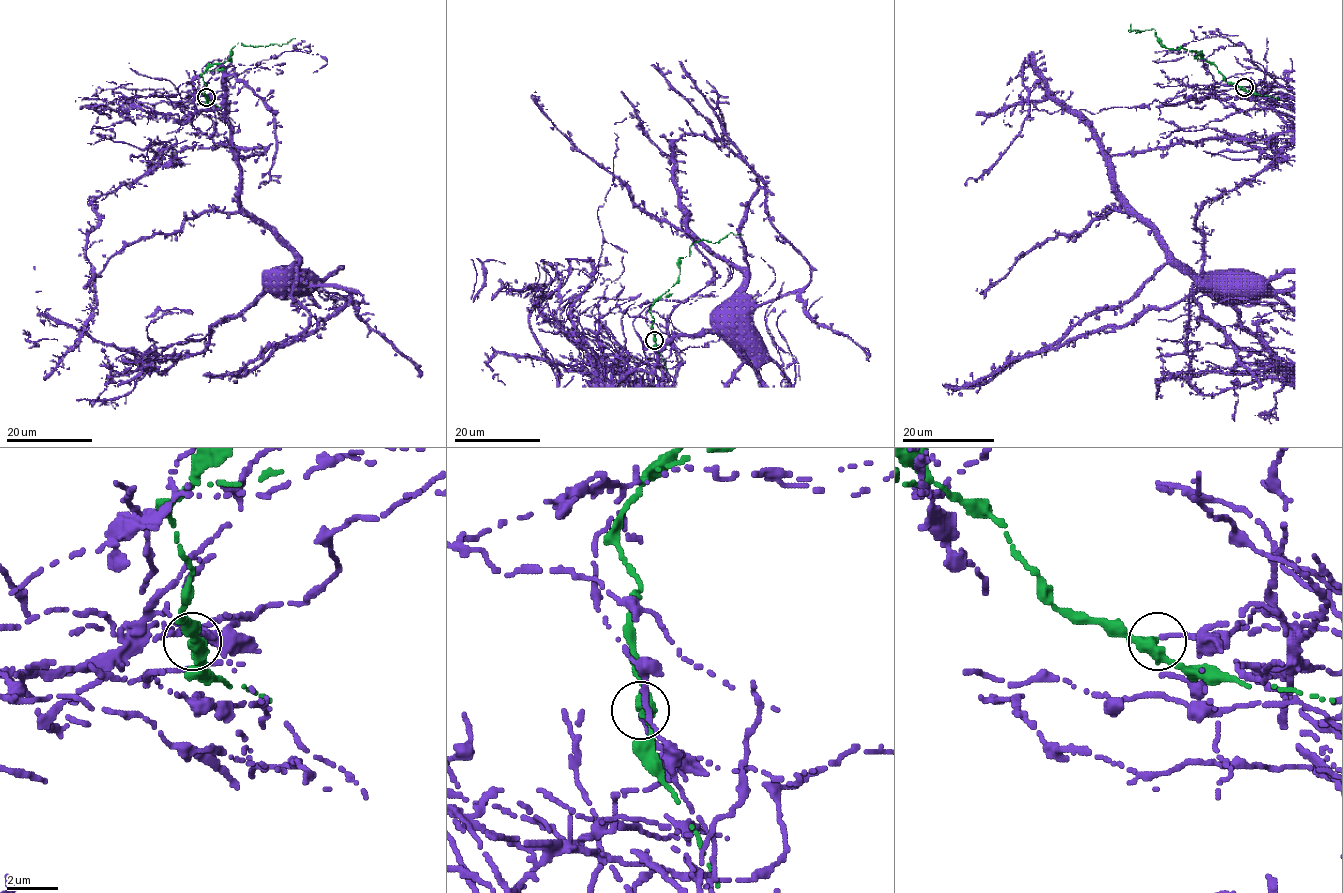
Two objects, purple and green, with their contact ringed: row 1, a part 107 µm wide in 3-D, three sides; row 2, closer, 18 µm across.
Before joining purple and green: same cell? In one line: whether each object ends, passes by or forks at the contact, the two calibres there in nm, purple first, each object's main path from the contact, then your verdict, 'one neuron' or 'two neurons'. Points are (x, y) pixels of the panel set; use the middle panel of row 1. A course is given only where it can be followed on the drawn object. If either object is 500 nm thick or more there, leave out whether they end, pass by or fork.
purple ends | green passes by | 160/400 nm | purple via (654, 341), (645, 361), (590, 361), (674, 384), (669, 315), (713, 276), (684, 216), (744, 275), (722, 317) | green via (654, 339), (650, 307), (674, 284), (680, 258), (689, 256), (695, 242), (715, 243), (729, 233), (743, 234) | two neurons

